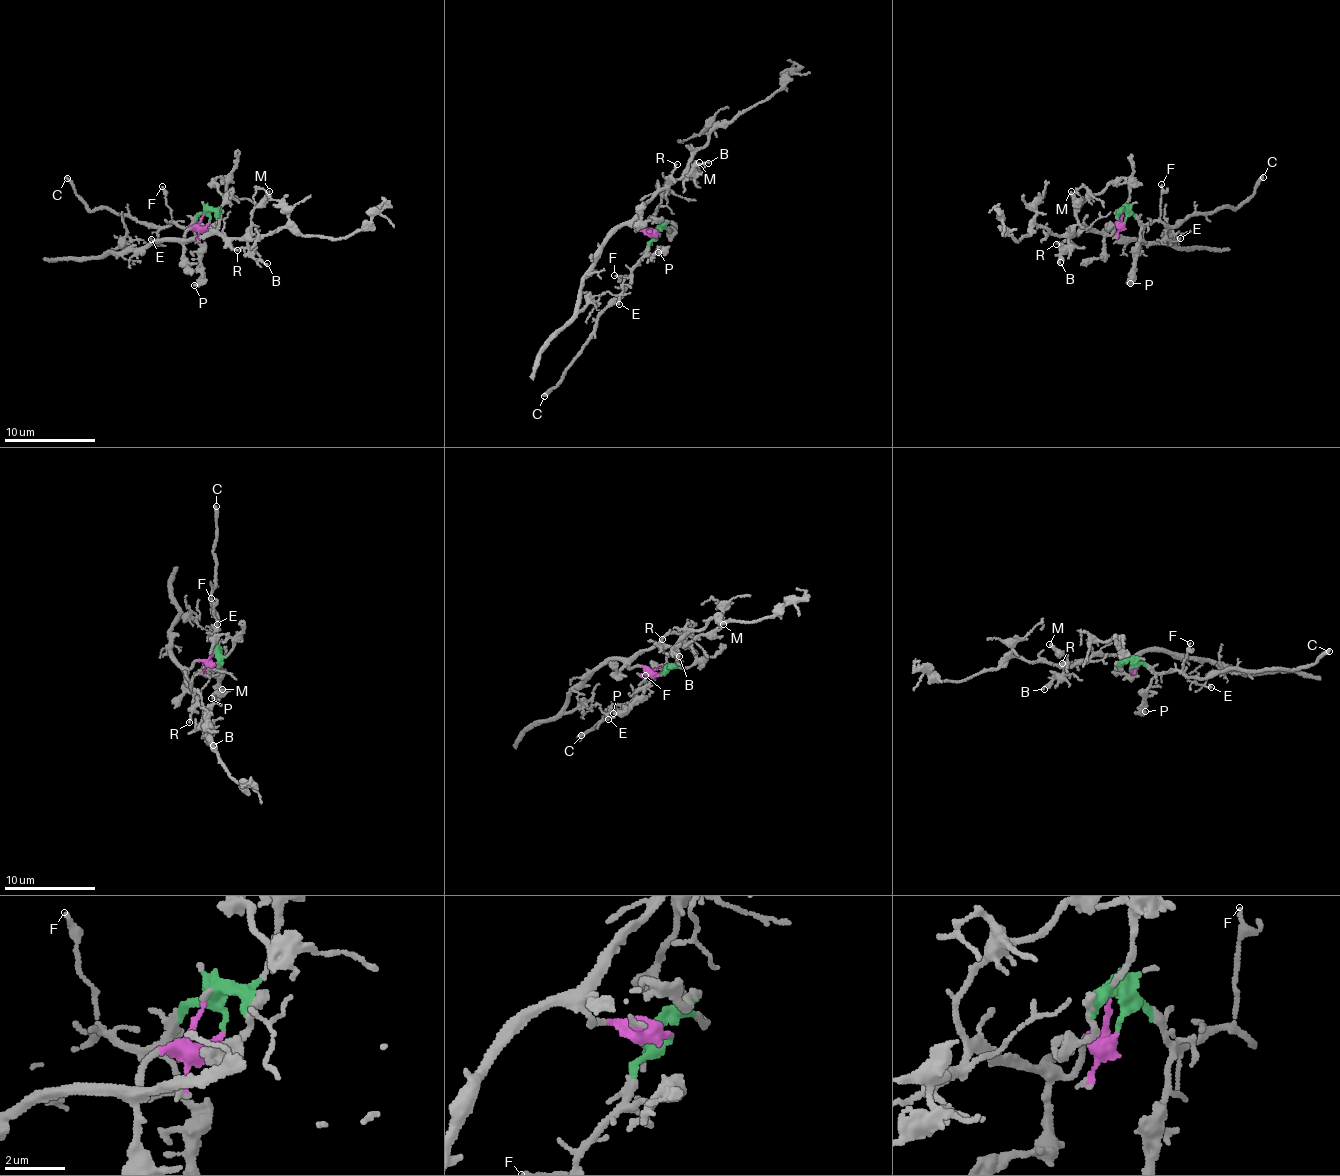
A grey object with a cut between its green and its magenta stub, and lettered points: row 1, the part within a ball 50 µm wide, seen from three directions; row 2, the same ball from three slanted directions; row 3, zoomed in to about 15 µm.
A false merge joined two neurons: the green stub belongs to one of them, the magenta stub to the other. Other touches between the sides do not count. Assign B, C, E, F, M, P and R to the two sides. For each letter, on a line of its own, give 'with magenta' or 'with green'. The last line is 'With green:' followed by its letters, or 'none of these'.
B: with magenta
C: with green
E: with green
F: with green
M: with magenta
P: with green
R: with magenta
With green: C, E, F, P

